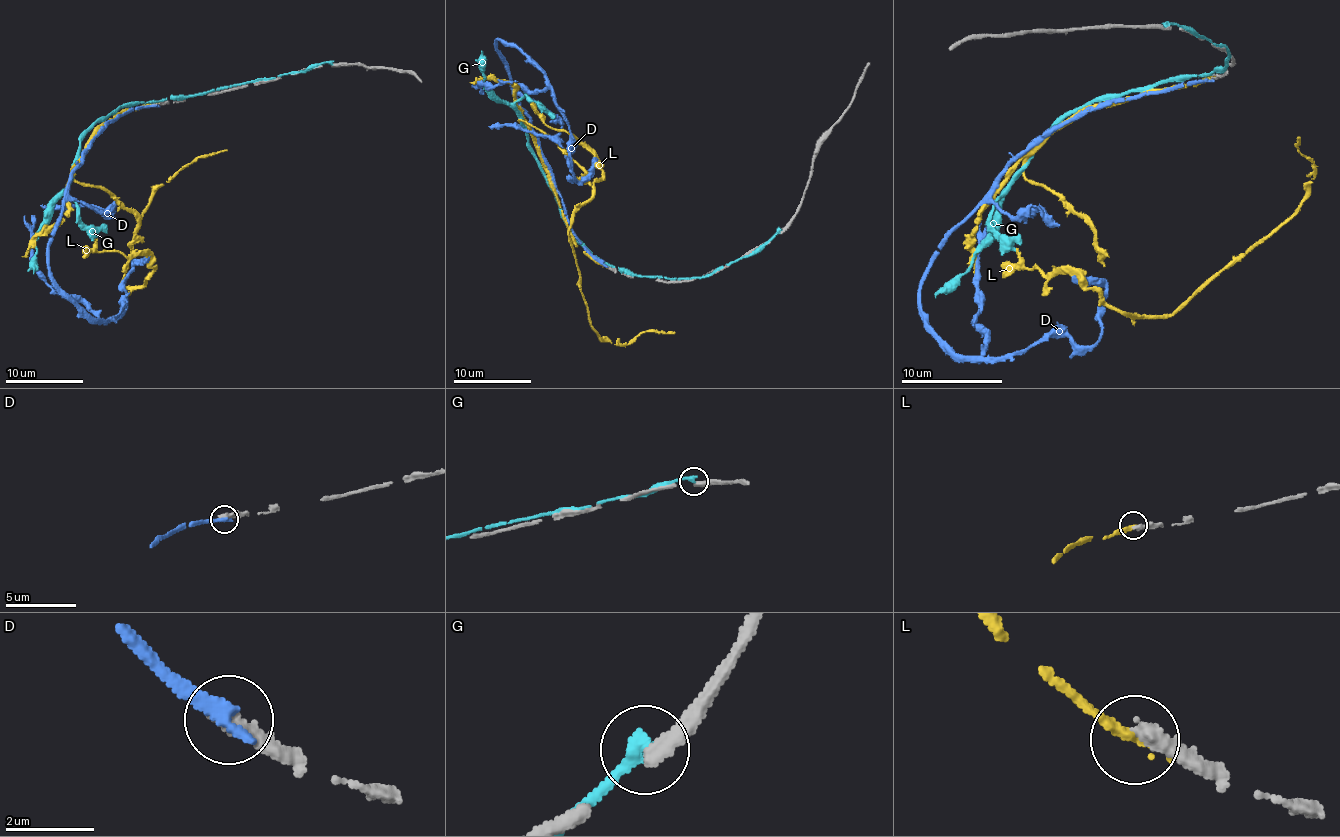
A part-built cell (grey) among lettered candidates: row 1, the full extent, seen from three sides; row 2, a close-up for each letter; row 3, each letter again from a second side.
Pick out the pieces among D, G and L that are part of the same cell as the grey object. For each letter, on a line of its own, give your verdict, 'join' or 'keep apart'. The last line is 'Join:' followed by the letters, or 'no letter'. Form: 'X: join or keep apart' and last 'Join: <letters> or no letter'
D: keep apart
G: keep apart
L: keep apart
Join: no letter

